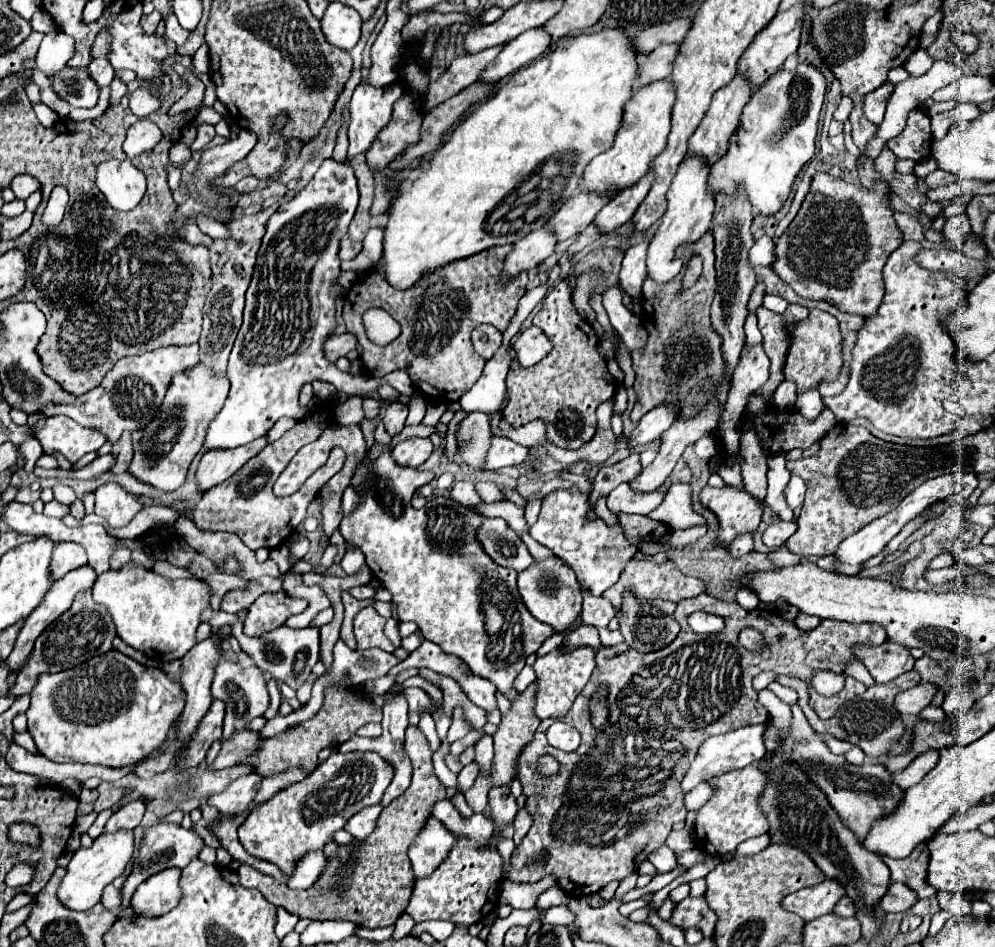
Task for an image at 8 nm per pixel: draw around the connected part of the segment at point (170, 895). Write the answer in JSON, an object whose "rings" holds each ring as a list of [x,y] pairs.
{"rings":[[[169,868],[145,880],[131,900],[131,908],[135,910],[135,914],[155,918],[175,908],[181,900],[179,872],[181,870],[177,868]]]}

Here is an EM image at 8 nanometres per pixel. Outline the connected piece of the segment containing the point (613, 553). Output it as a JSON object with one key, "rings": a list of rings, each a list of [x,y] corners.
{"rings":[[[577,486],[553,490],[543,498],[539,518],[531,526],[529,534],[539,544],[547,546],[555,556],[559,556],[569,568],[573,568],[583,590],[589,590],[593,596],[603,596],[603,592],[619,580],[627,562],[641,550],[641,544],[649,540],[647,538],[633,540],[631,536],[625,536],[619,524],[609,526],[601,518],[591,520],[589,510],[591,510],[589,492],[581,492]]]}

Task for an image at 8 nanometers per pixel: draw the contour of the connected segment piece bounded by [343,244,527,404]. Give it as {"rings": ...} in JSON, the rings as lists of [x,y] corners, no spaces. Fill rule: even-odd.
{"rings":[[[511,244],[499,246],[481,252],[479,256],[457,260],[457,264],[447,264],[447,268],[439,268],[439,272],[425,276],[407,292],[397,292],[387,284],[383,266],[377,266],[363,278],[363,282],[355,282],[343,306],[343,320],[347,332],[363,346],[361,362],[367,374],[381,378],[389,372],[405,370],[415,392],[419,392],[427,402],[459,402],[459,398],[479,380],[485,366],[485,358],[473,350],[471,332],[479,324],[491,324],[499,332],[505,332],[509,320],[517,312],[519,298],[525,294],[527,272],[521,272],[511,284],[507,284],[507,288],[497,284],[503,260],[511,248]],[[369,308],[381,308],[401,324],[403,332],[393,344],[381,348],[367,338],[361,316]]]}

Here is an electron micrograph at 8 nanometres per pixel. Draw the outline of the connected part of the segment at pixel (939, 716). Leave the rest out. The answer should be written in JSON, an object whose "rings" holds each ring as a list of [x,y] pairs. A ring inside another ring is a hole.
{"rings":[[[927,706],[927,708],[923,708],[923,712],[919,714],[923,720],[929,720],[929,722],[943,722],[945,720],[945,712],[943,712],[943,708],[937,708],[937,706]]]}

